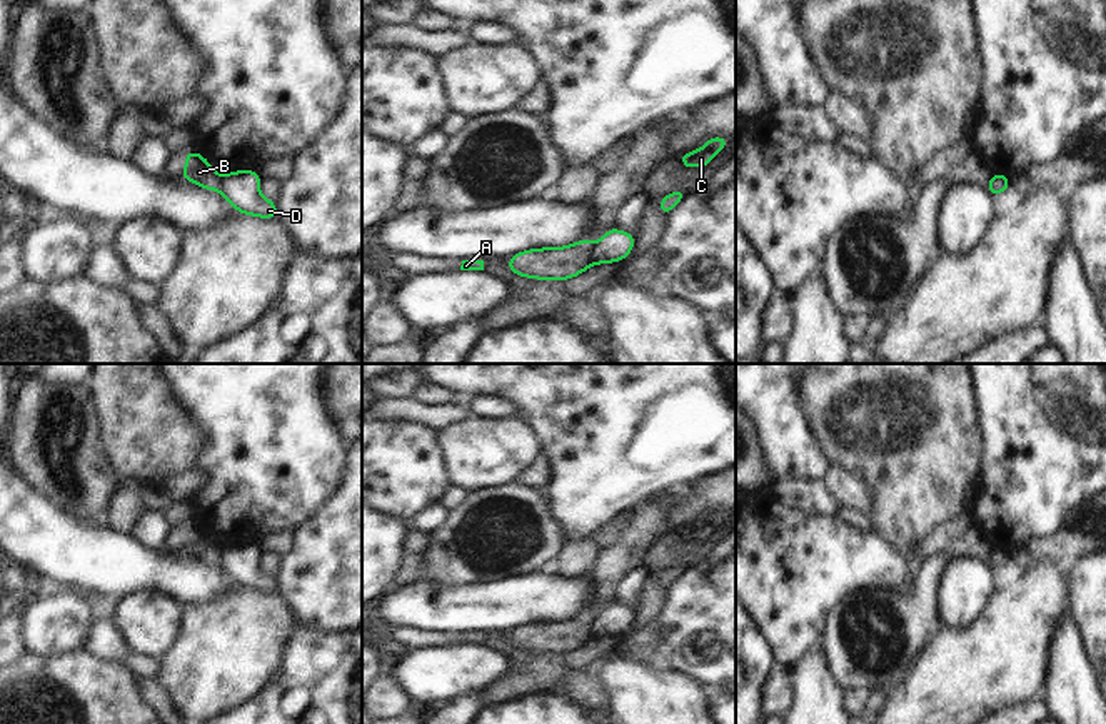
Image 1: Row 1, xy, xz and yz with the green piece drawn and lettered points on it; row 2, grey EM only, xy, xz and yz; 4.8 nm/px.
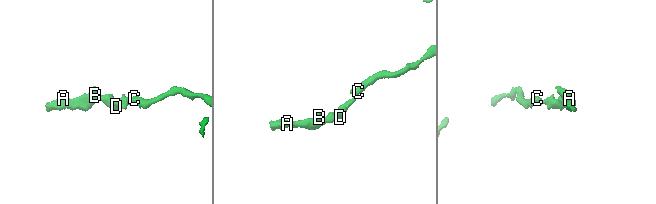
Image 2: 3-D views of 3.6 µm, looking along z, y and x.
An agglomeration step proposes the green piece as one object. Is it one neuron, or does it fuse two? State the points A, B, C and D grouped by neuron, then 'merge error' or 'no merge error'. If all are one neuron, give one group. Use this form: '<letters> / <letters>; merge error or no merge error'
A B / C D; merge error

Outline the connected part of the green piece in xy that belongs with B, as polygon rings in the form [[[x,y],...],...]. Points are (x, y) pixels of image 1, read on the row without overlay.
[[[197,524],[185,527],[185,544],[180,552],[194,556],[205,564],[219,564],[220,557],[219,546],[214,546],[210,535],[205,534]]]

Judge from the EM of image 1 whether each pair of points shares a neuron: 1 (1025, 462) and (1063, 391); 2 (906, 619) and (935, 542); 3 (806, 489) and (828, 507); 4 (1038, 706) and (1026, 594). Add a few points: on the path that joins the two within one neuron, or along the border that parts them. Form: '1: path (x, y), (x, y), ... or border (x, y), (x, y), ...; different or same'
1: path (1043, 444), (1056, 431), (1063, 409); same
2: border (965, 532), (941, 551), (914, 563); different
3: path (811, 494), (823, 504); same
4: border (1041, 696), (1016, 706); different

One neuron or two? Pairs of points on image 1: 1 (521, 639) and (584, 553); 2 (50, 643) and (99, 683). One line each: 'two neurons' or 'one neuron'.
1: two neurons
2: two neurons

